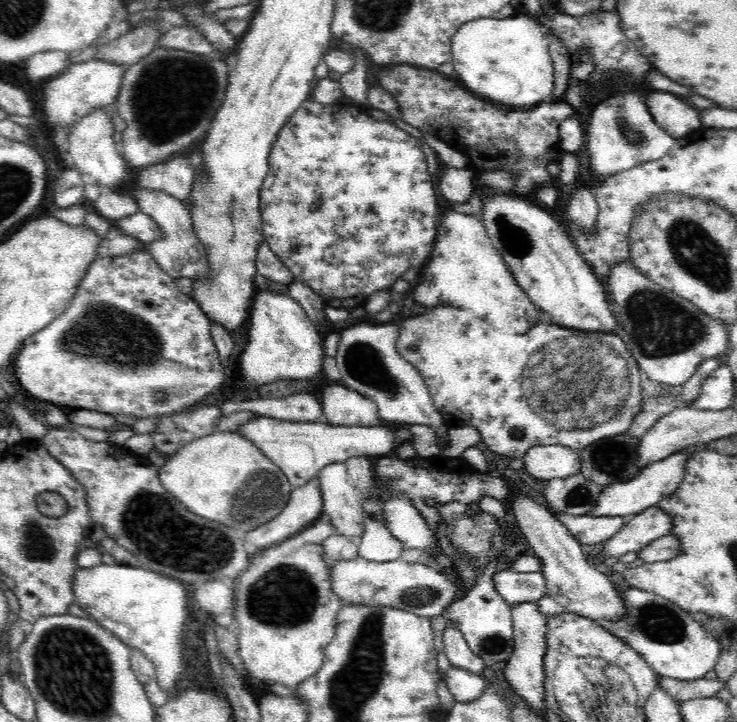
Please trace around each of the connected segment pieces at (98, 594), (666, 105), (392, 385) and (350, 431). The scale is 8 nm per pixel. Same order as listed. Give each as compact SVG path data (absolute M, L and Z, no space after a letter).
M107 565L78 567L74 572L76 603L89 618L112 631L132 649L140 649L153 662L162 690L176 690L186 676L186 660L182 659L182 632L188 616L190 587L174 577L140 566Z
M651 90L649 94L650 96L647 95L646 98L648 110L654 117L656 124L670 134L670 136L682 139L693 131L703 130L698 112L696 112L694 107L686 104L685 100L682 100L682 98L676 98L674 93L664 91Z
M392 320L387 323L360 323L343 329L340 332L340 347L335 356L341 372L340 382L362 396L374 400L374 405L378 407L378 415L384 422L398 422L402 426L431 426L441 440L439 445L443 453L449 444L449 427L433 406L432 395L418 369L406 362L396 351L400 330L400 325Z
M264 416L252 418L236 431L254 441L264 455L282 469L294 489L308 483L331 463L346 462L353 456L393 456L402 442L394 431L381 424L377 427L332 426L324 420L290 422Z

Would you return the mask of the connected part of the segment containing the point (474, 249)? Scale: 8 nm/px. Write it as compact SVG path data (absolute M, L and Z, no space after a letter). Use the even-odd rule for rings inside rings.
M443 207L437 223L434 248L422 272L424 280L413 289L416 304L426 309L443 305L470 310L506 335L524 335L538 322L551 322L516 283L480 218Z

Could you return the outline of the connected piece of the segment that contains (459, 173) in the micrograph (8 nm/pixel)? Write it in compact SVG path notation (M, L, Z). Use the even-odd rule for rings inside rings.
M450 166L450 168L444 167L438 178L437 189L441 199L452 204L464 204L473 191L472 184L476 178L476 172L471 167L458 170Z

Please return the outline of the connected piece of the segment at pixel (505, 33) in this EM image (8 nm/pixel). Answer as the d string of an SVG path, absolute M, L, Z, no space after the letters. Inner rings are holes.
M522 10L505 19L465 22L454 33L451 42L456 79L460 78L462 84L474 94L510 108L540 104L554 92L554 68L544 38L546 32L546 26Z

